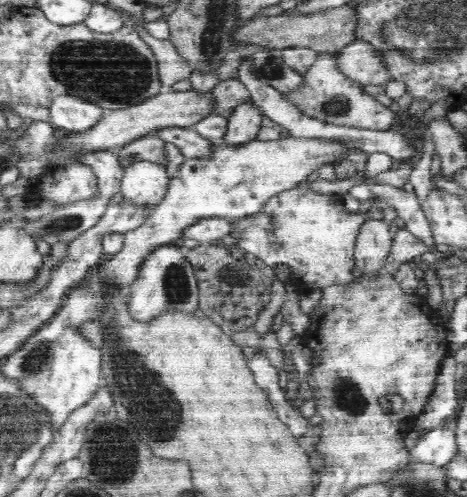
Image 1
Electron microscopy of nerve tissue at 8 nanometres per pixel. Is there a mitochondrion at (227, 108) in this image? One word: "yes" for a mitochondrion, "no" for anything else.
no

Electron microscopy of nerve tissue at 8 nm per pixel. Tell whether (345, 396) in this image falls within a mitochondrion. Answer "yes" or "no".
yes

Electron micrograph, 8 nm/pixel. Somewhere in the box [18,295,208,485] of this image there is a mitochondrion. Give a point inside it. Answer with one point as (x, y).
(38, 362)

